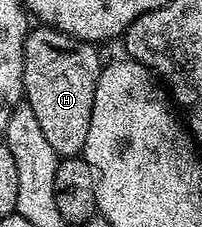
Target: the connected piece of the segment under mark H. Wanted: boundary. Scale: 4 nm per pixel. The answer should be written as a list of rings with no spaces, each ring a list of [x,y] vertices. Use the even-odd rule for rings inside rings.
[[[38,25],[35,28],[35,31],[33,28],[27,34],[24,45],[24,102],[32,109],[32,113],[36,113],[36,122],[44,132],[44,141],[52,145],[59,157],[81,156],[88,141],[96,81],[104,66],[98,59],[99,48],[68,33],[60,33],[54,27]]]

